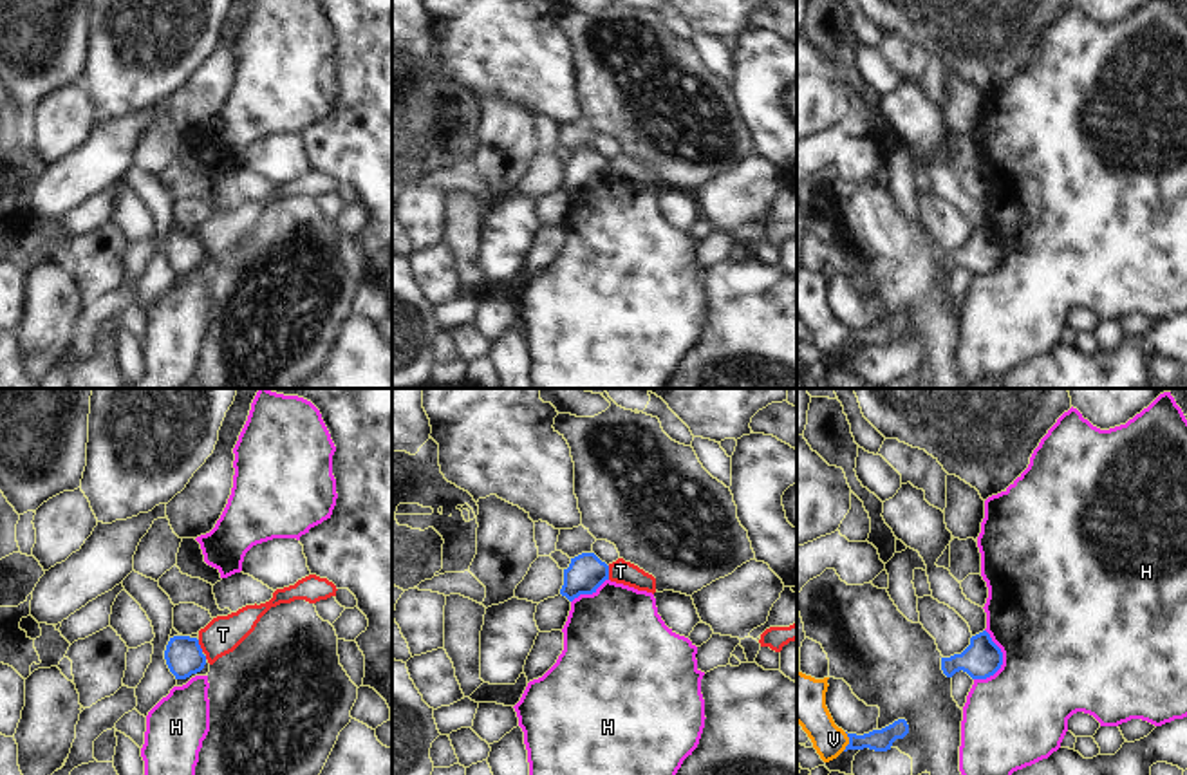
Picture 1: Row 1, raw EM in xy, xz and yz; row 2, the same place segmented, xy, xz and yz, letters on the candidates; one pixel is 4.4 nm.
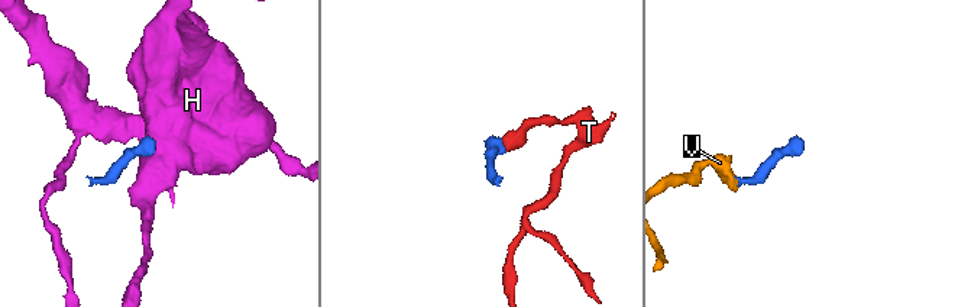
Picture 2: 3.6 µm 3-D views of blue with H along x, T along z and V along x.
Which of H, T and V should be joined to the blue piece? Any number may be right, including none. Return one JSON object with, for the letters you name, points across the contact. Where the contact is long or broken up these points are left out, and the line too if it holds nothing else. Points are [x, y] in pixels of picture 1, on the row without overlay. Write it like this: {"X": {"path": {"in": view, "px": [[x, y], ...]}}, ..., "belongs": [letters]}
{"V": {"path": {"in": "yz", "px": [[882, 335], [850, 336], [839, 336], [806, 300]]}}, "belongs": ["V"]}

